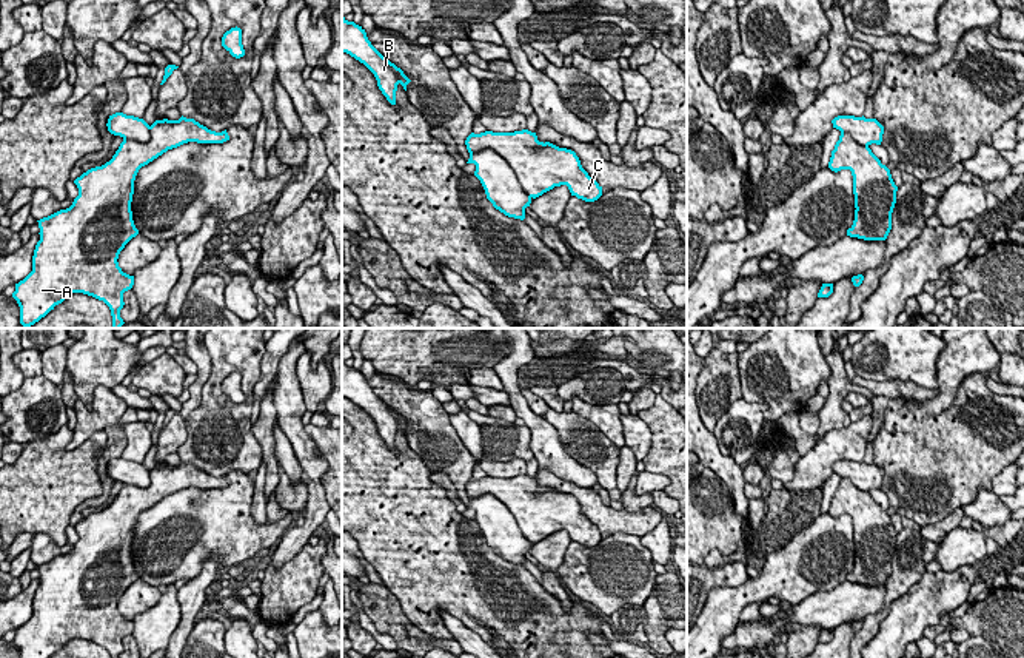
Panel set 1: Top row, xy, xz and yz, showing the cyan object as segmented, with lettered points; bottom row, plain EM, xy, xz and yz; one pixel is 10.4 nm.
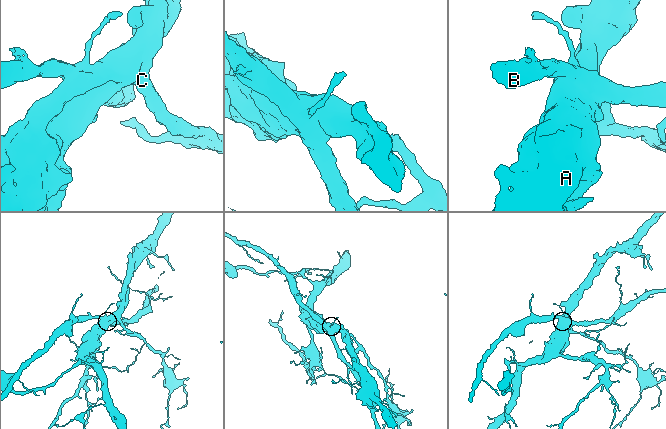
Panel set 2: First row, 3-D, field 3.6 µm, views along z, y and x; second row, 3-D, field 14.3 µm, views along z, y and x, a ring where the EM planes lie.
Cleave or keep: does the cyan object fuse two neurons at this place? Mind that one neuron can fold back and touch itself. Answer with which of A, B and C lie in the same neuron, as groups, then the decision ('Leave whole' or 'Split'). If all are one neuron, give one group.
Groups: A C / B. Split

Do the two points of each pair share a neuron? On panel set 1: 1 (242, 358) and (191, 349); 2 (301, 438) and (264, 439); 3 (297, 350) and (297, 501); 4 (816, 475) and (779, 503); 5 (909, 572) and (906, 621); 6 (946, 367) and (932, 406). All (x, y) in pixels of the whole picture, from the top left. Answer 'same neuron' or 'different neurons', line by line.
1: different neurons
2: different neurons
3: different neurons
4: different neurons
5: different neurons
6: same neuron

